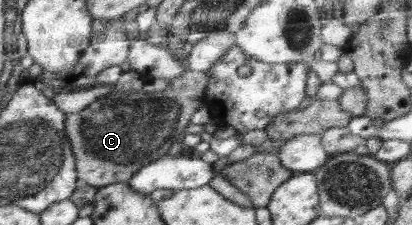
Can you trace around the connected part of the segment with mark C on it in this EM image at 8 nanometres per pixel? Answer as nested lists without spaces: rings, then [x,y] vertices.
[[[188,59],[182,61],[186,73],[182,78],[172,81],[168,89],[162,93],[121,94],[117,91],[108,97],[100,98],[80,113],[70,113],[67,119],[67,131],[71,143],[74,143],[76,159],[79,161],[81,183],[96,187],[106,187],[112,183],[129,182],[143,168],[164,156],[172,149],[172,145],[182,143],[186,127],[190,125],[194,113],[205,106],[207,90],[211,82],[208,72],[192,71]]]

